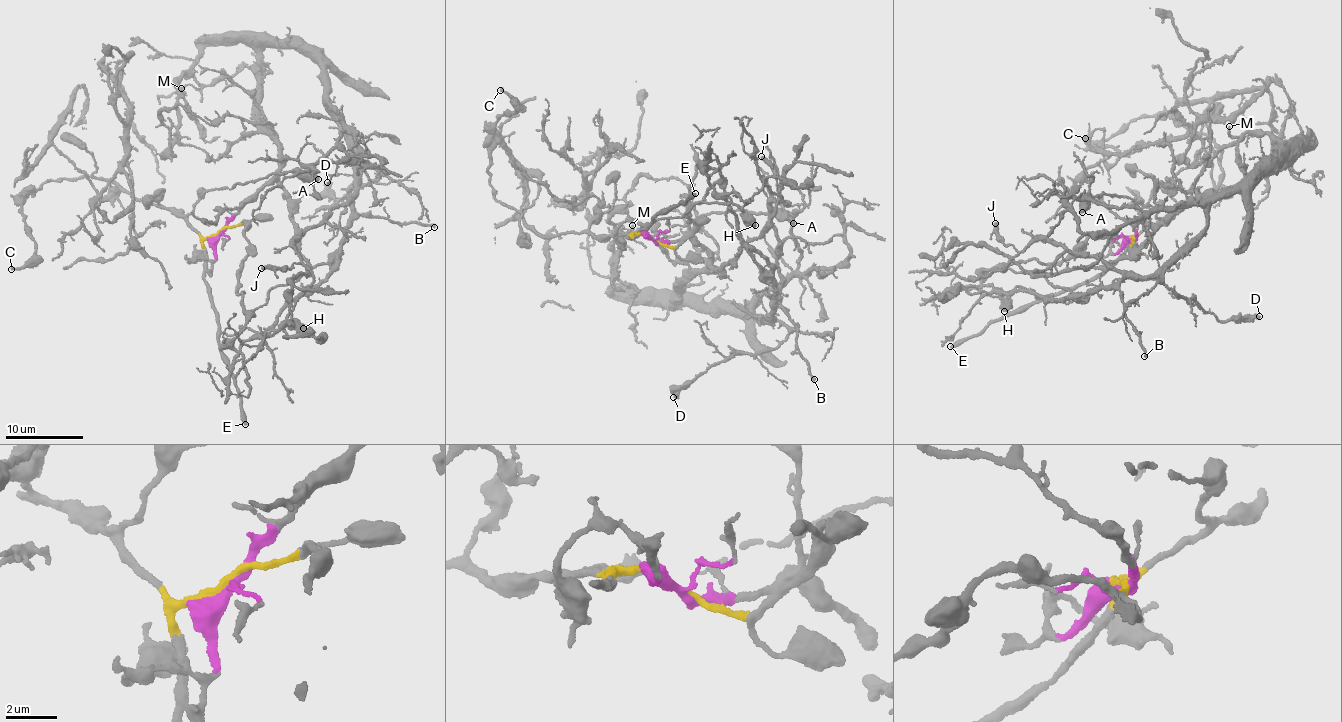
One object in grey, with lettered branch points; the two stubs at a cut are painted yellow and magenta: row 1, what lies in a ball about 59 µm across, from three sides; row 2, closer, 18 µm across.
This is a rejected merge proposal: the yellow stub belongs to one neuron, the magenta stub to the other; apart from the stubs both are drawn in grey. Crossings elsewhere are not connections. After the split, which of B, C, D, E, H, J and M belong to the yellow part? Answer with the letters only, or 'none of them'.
C, E, H

